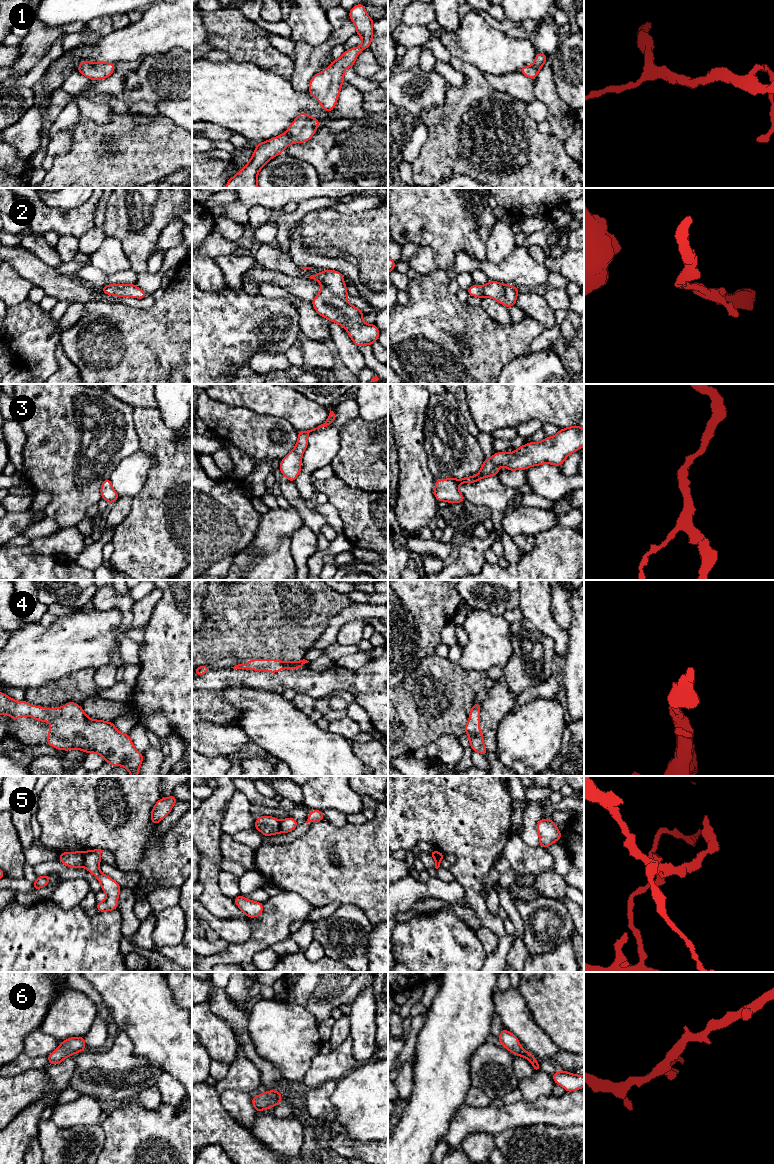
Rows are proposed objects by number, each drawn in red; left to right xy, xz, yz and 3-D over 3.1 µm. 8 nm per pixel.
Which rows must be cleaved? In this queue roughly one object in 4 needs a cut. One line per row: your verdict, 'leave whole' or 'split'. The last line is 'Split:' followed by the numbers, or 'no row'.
1: leave whole
2: leave whole
3: leave whole
4: leave whole
5: split
6: leave whole
Split: 5

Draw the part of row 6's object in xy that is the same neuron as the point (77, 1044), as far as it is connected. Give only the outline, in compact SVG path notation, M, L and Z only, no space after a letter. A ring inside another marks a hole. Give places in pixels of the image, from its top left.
M70 1037L48 1055L48 1064L60 1064L65 1058L85 1050L85 1037Z

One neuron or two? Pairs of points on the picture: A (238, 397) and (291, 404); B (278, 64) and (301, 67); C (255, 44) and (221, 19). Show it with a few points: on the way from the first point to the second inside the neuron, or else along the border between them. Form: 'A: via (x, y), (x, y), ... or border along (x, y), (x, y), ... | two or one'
A: via (251, 397), (267, 397), (278, 401) | one
B: border along (294, 60), (292, 74), (289, 78) | two
C: via (247, 42), (229, 27) | one

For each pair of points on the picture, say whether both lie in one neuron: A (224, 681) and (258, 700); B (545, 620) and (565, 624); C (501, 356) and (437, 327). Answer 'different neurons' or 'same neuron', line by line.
A: different neurons
B: different neurons
C: same neuron

